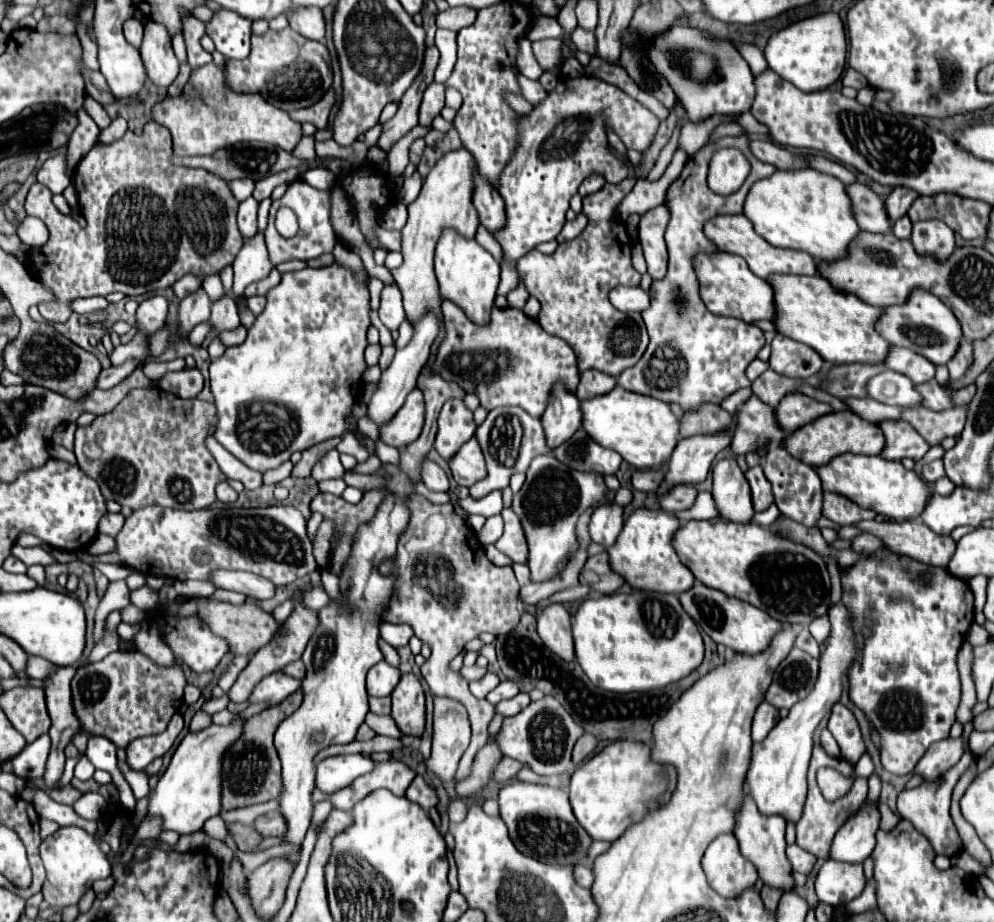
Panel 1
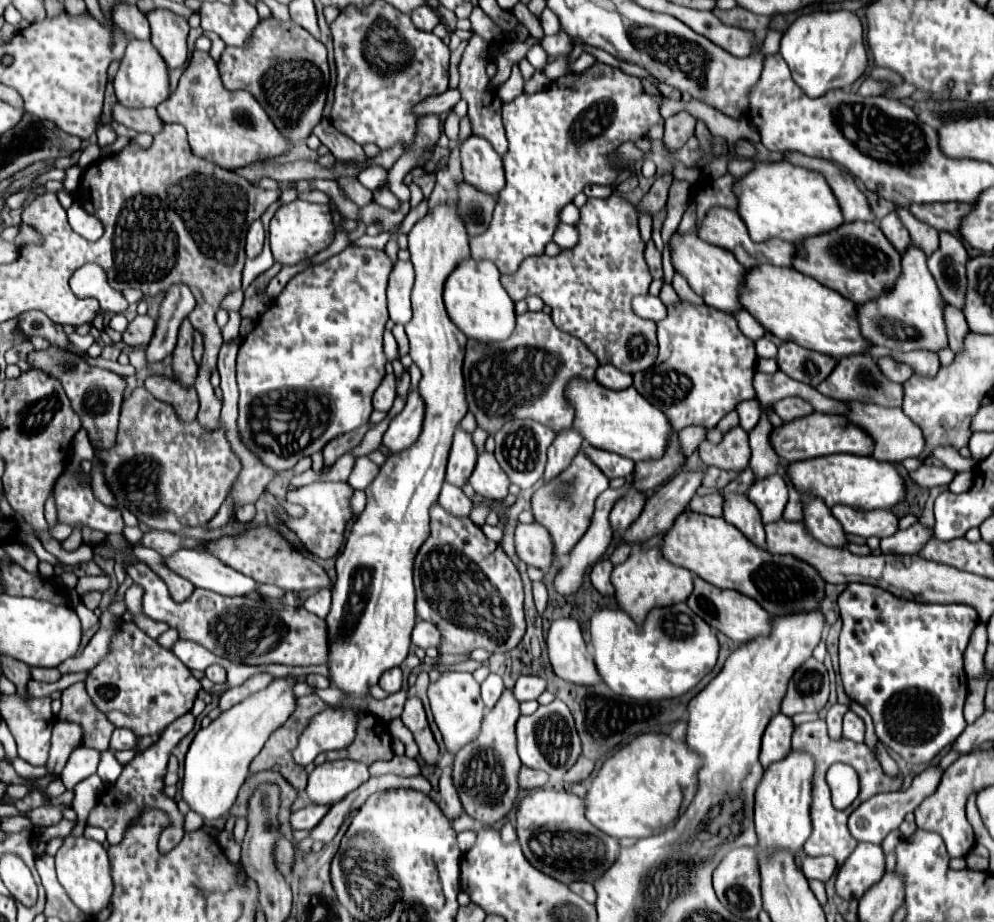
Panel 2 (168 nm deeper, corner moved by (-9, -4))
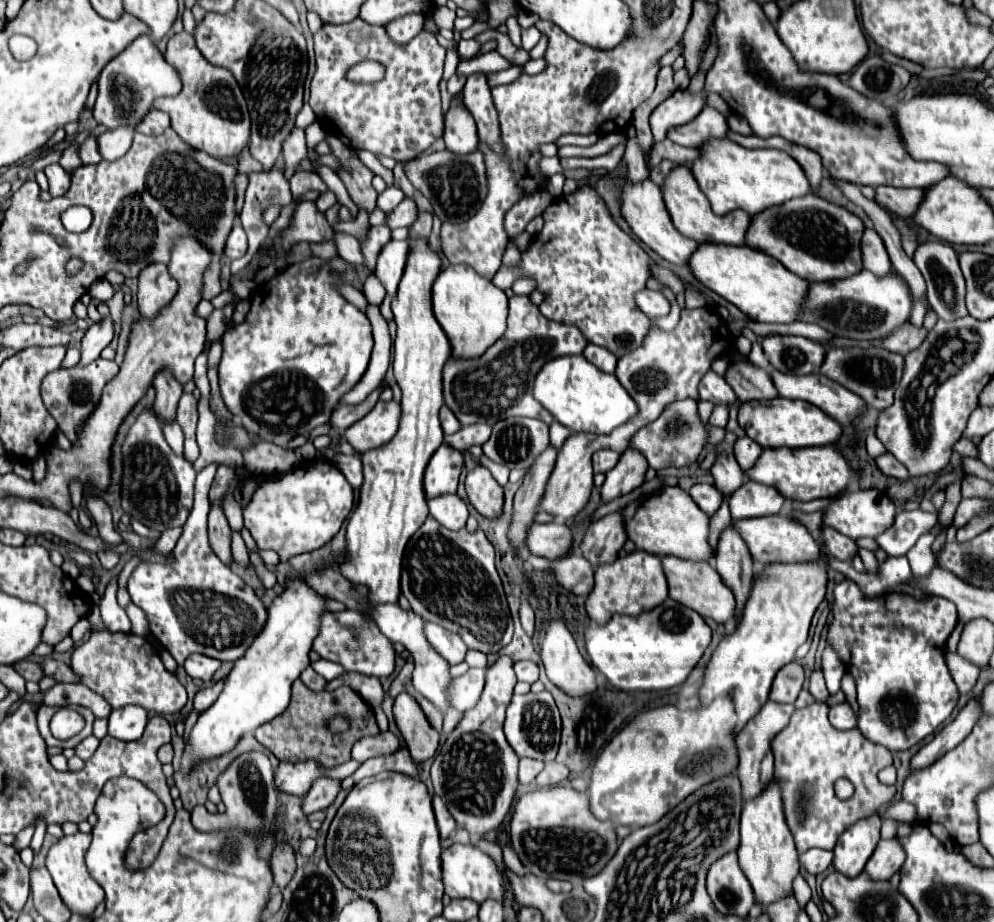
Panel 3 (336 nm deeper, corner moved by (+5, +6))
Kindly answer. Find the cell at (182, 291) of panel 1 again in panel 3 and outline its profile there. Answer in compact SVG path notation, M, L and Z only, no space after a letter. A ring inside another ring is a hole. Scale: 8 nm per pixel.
M149 265L139 277L139 313L143 319L155 319L157 313L177 295L179 283L171 277L165 265Z

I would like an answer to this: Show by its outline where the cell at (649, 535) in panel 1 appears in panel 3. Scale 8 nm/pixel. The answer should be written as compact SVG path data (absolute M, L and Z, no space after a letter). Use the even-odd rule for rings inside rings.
M637 549L633 553L627 553L625 557L617 557L613 563L603 563L595 569L595 587L587 595L585 609L593 621L605 623L613 613L637 615L653 609L653 605L661 605L661 601L665 599L667 599L667 577L663 571L661 557Z

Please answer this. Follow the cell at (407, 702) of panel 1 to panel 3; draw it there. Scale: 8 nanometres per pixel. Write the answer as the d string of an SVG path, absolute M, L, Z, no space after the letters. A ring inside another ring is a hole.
M401 693L395 699L393 717L415 763L423 763L435 755L439 745L439 733L429 725L421 707L411 695Z

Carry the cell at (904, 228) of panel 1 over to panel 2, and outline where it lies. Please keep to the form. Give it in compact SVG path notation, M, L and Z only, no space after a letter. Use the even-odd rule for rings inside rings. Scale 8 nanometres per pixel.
M909 247L903 255L903 275L899 275L895 287L891 287L887 295L879 295L879 299L873 299L871 303L857 305L857 319L863 337L873 345L881 345L899 353L915 349L939 351L947 347L943 307L945 301L939 295L935 279L927 269L927 257L923 255L923 251Z

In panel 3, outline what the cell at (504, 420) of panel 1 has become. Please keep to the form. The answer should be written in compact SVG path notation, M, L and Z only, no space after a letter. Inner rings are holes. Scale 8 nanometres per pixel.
M529 417L503 419L493 425L483 453L509 469L529 469L537 453L549 445L549 427Z

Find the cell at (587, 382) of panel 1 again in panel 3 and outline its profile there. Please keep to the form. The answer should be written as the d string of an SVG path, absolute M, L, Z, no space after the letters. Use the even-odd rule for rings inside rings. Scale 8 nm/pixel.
M587 345L583 355L587 361L591 361L603 373L613 373L617 367L617 357L613 357L613 353L609 353L607 349L601 349L597 345Z

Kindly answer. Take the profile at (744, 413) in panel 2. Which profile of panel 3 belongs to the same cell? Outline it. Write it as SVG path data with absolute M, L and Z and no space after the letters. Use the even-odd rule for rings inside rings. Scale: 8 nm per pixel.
M717 373L705 375L705 381L701 381L699 397L701 401L711 401L713 405L725 405L725 407L733 407L739 401L731 385Z

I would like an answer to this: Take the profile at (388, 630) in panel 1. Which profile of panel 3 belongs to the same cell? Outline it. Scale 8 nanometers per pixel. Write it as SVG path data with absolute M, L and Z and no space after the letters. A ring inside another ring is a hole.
M425 621L425 627L423 629L425 629L425 637L431 643L431 647L441 657L445 657L451 665L457 665L457 663L461 663L465 659L467 645L461 641L461 637L457 637L455 633L449 633L441 625L429 623L429 621Z

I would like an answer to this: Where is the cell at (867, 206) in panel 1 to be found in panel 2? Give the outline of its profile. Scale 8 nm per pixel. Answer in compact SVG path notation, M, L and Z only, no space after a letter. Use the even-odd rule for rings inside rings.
M797 151L783 153L783 159L787 159L793 165L819 171L827 179L831 191L837 195L839 207L843 211L843 219L847 223L853 223L853 221L875 221L875 215L869 209L869 203L867 203L865 195L857 189L857 185L851 179L851 175L847 171L841 171L841 167L837 167L833 161L807 157L807 155L797 153Z

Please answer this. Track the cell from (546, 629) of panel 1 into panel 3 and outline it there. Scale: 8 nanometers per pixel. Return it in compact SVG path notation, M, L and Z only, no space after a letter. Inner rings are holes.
M551 617L547 621L547 627L543 633L543 645L541 645L541 661L543 661L543 667L547 671L549 681L555 683L559 689L565 689L565 693L579 697L581 693L591 693L593 689L597 689L595 671L579 653L577 643L575 643L573 635L569 633L569 629L561 617Z

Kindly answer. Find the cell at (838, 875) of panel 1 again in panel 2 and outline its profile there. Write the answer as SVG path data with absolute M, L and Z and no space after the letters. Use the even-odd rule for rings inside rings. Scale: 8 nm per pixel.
M859 843L849 859L839 867L835 889L843 899L861 899L885 873L885 853L881 847Z

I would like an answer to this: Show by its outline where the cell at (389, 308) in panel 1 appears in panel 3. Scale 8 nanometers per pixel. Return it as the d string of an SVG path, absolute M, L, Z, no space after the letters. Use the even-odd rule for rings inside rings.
M389 241L385 245L385 249L381 249L381 253L379 253L375 275L381 281L381 285L385 287L389 297L395 297L395 293L397 293L397 285L399 285L403 269L405 269L407 253L409 253L407 241Z

